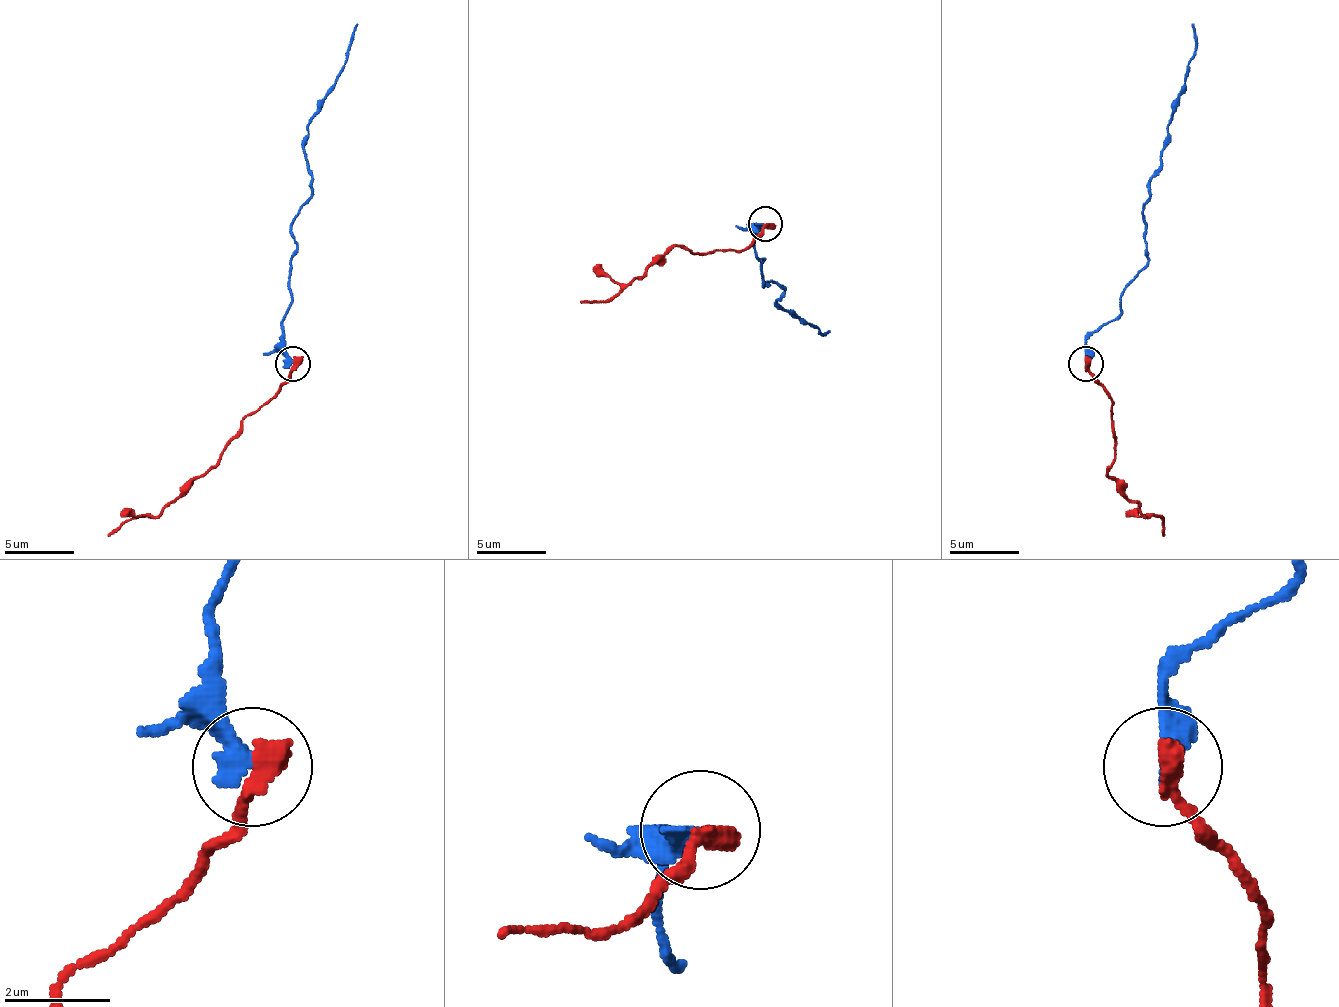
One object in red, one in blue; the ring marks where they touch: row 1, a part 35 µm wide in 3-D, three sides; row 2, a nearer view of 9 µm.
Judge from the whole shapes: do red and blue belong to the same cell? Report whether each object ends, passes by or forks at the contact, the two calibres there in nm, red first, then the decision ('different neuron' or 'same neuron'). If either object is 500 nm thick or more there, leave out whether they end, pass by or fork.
red ends | blue ends | 440/420 nm | different neuron

